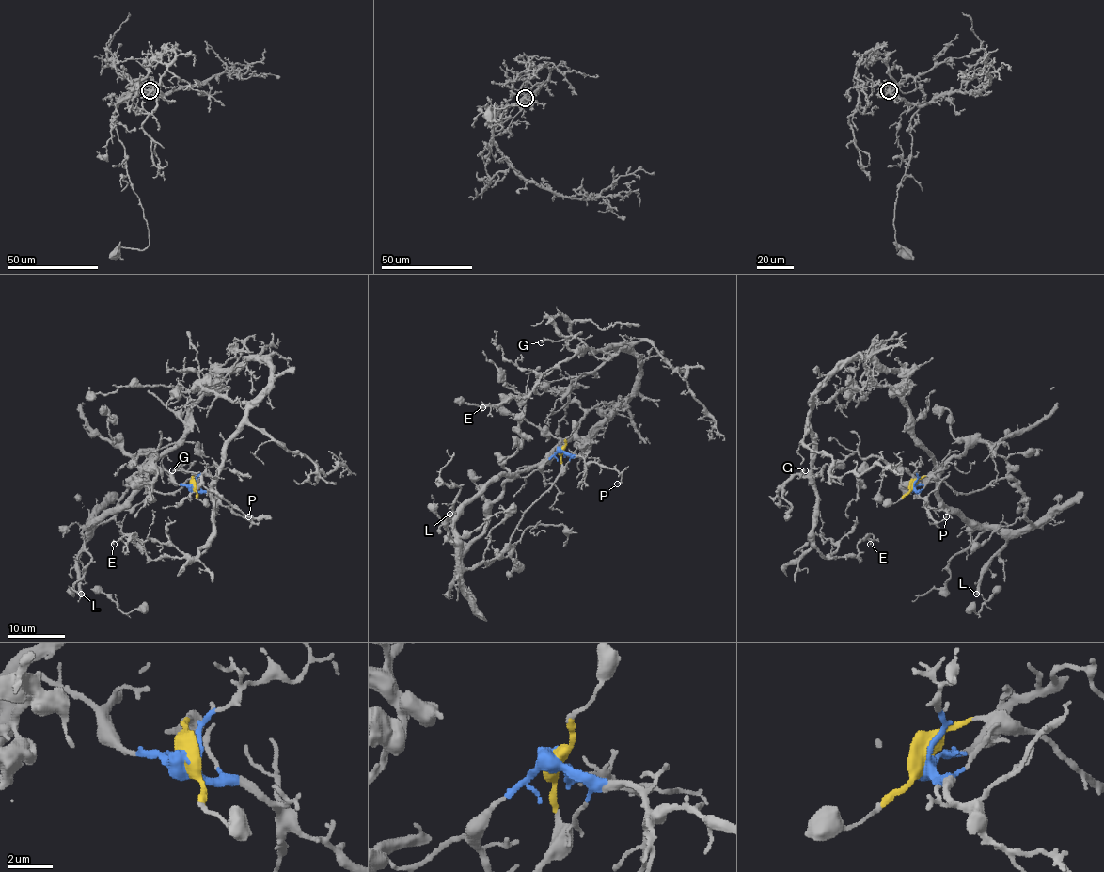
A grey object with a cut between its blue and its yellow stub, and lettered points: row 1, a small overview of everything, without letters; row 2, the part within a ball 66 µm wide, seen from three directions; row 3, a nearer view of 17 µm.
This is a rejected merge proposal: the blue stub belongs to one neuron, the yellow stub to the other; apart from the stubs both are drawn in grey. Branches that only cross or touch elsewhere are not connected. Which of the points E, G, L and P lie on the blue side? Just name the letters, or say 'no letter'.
P

